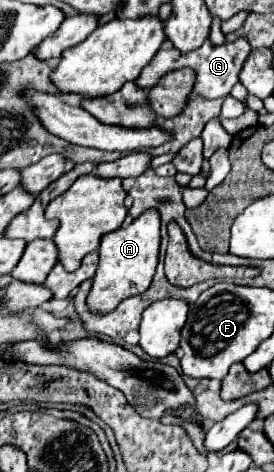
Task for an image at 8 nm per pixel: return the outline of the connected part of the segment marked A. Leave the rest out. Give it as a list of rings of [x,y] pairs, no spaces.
[[[157,210],[143,212],[127,228],[119,228],[113,234],[101,238],[99,248],[99,266],[93,278],[93,288],[87,296],[87,308],[93,314],[109,314],[119,306],[121,300],[145,292],[153,280],[157,256],[159,256],[159,214]]]

